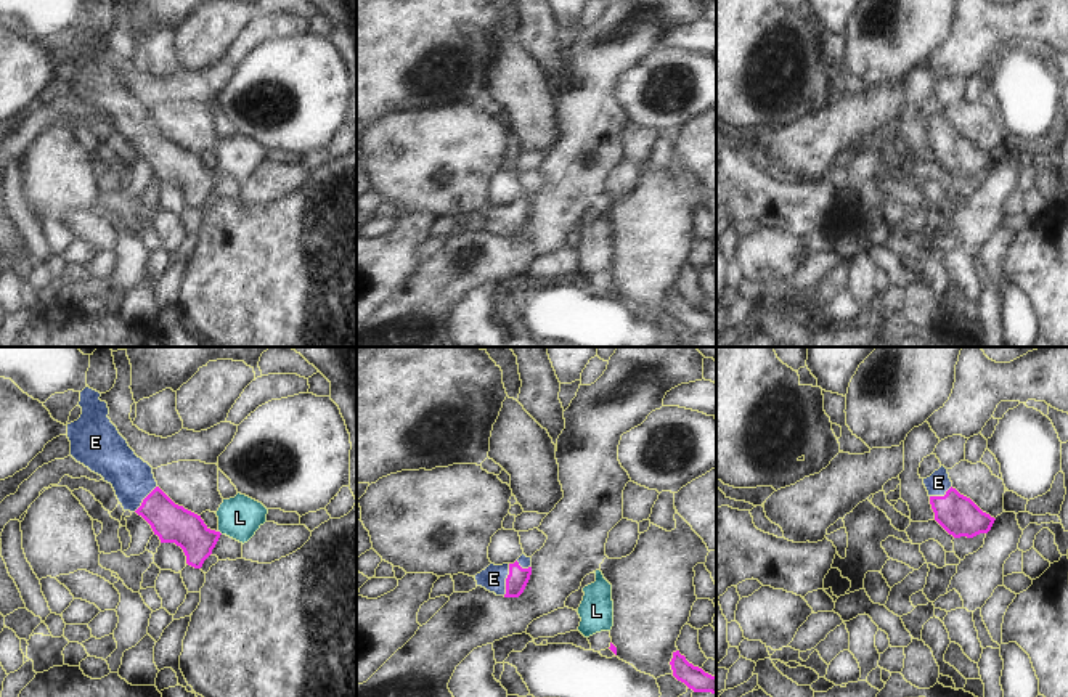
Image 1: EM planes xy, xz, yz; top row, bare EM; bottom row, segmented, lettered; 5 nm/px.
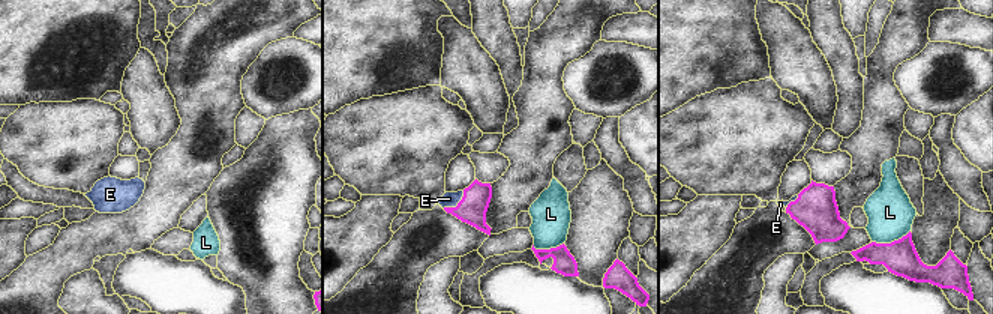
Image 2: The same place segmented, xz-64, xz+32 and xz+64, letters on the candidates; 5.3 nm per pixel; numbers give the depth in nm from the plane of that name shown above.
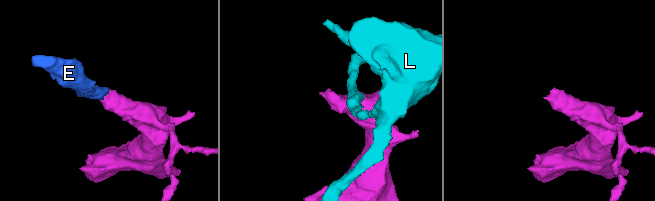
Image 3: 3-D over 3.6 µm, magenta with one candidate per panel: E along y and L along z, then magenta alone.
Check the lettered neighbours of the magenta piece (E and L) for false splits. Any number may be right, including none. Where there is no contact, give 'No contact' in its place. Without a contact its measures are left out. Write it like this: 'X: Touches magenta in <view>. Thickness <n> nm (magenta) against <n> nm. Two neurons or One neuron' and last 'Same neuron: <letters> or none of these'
E: Touches magenta in xz. Thickness 110 nm (magenta) against 130 nm. One neuron
L: No contact. Two neurons
Same neuron: E.

